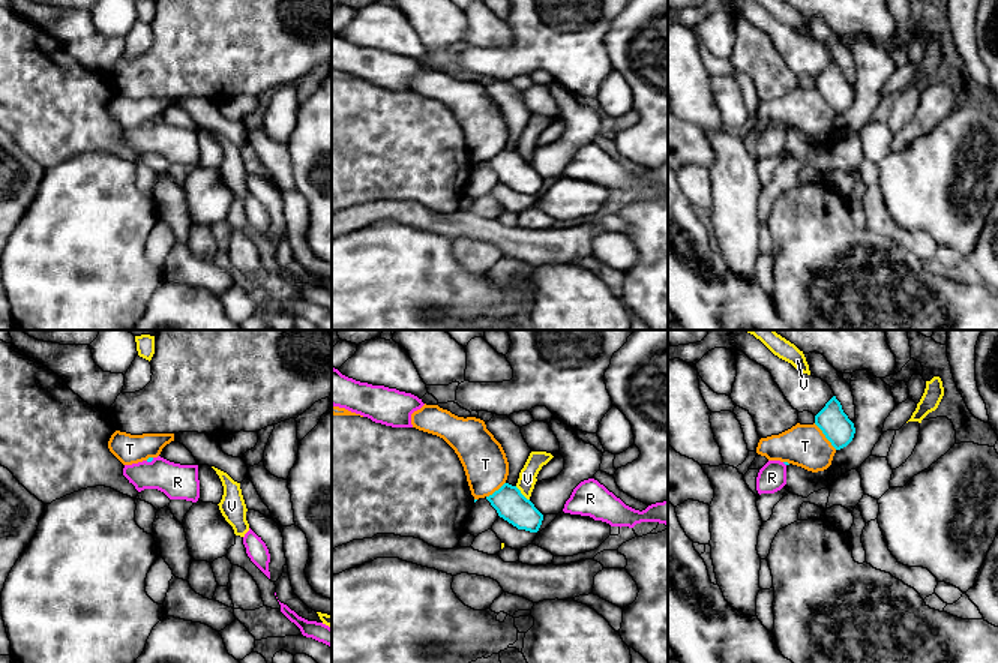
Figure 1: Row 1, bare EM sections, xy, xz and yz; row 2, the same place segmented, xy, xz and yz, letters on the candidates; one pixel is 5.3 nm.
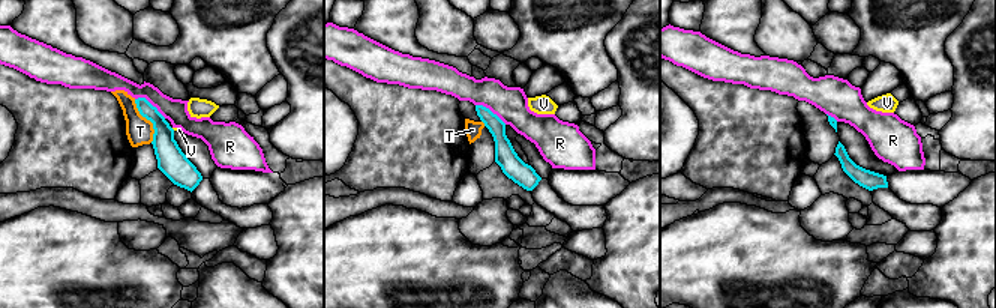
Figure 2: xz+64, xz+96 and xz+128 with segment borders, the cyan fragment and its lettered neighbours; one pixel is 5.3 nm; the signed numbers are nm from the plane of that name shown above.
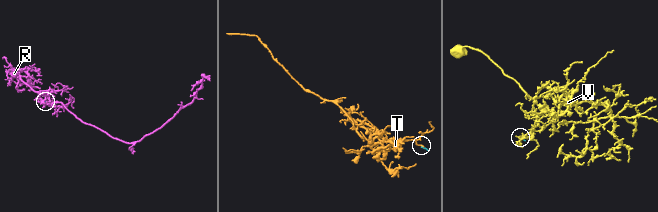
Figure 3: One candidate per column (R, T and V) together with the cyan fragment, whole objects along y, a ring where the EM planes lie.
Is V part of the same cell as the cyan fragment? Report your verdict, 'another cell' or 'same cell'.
another cell

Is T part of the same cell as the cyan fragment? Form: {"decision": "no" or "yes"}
{"decision": "no"}

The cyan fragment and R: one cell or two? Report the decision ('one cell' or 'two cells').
one cell

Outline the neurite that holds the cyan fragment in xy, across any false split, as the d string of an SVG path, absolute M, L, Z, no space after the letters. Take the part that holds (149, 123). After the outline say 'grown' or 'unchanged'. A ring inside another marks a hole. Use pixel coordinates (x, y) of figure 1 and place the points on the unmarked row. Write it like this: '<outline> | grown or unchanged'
M158 120L125 129L123 140L138 156L158 153L170 164L192 166L200 162L198 129L180 129Z | grown

